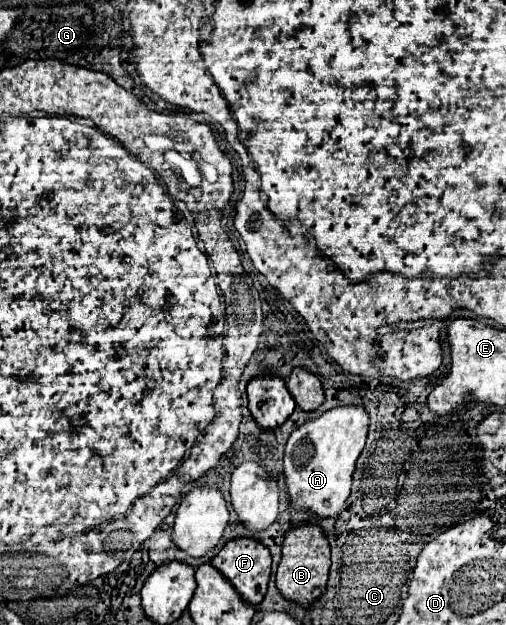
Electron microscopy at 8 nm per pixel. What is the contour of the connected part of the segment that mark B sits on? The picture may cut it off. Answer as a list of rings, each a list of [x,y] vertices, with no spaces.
[[[299,526],[287,532],[283,540],[283,556],[277,568],[277,588],[285,600],[309,606],[327,586],[329,576],[329,542],[319,526]]]

